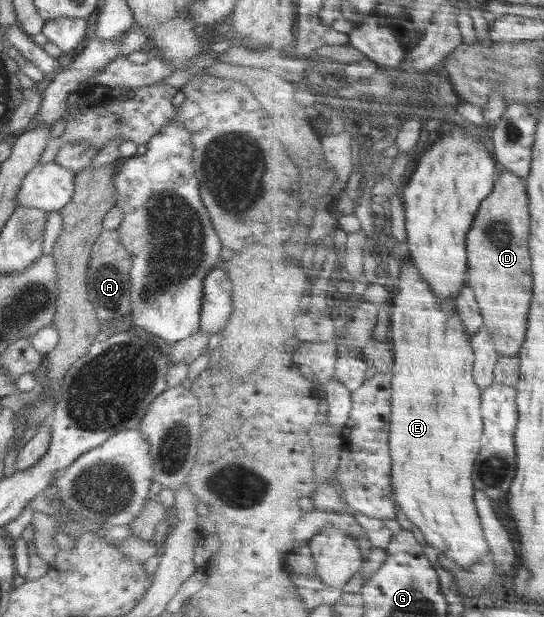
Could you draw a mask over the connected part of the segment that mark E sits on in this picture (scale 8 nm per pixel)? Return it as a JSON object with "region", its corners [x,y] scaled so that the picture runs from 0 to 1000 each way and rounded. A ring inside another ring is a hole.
{"region":[[[756,413],[744,417],[739,421],[737,431],[739,465],[733,462],[733,470],[739,468],[739,475],[733,473],[724,486],[724,498],[719,499],[721,511],[717,520],[721,524],[717,535],[717,549],[722,553],[724,571],[730,590],[726,592],[726,609],[722,614],[724,627],[724,671],[721,684],[721,700],[717,705],[717,724],[721,728],[721,780],[726,793],[726,804],[730,814],[735,817],[739,831],[768,853],[768,856],[779,864],[783,875],[809,900],[824,898],[829,904],[835,904],[846,916],[858,919],[877,914],[892,900],[903,891],[903,883],[895,875],[888,856],[888,841],[882,836],[879,818],[875,817],[875,797],[877,789],[873,784],[871,757],[875,757],[875,744],[886,731],[886,705],[890,705],[890,669],[886,669],[886,634],[875,621],[875,611],[871,611],[871,585],[875,585],[875,569],[871,569],[871,559],[868,559],[868,546],[857,540],[857,527],[853,527],[853,517],[846,517],[842,511],[842,498],[838,498],[838,485],[827,485],[824,491],[813,491],[809,481],[794,472],[796,465],[787,462],[787,455],[778,447],[772,434],[765,429],[765,425],[757,420]]]}

